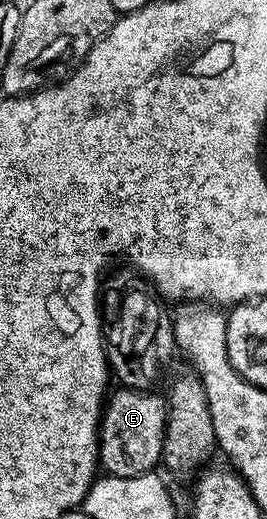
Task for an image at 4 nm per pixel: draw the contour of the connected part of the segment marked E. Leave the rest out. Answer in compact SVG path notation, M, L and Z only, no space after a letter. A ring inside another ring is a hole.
M116 387L106 397L99 425L99 462L108 477L133 478L152 471L163 459L163 439L167 429L167 397L158 391L138 392Z

